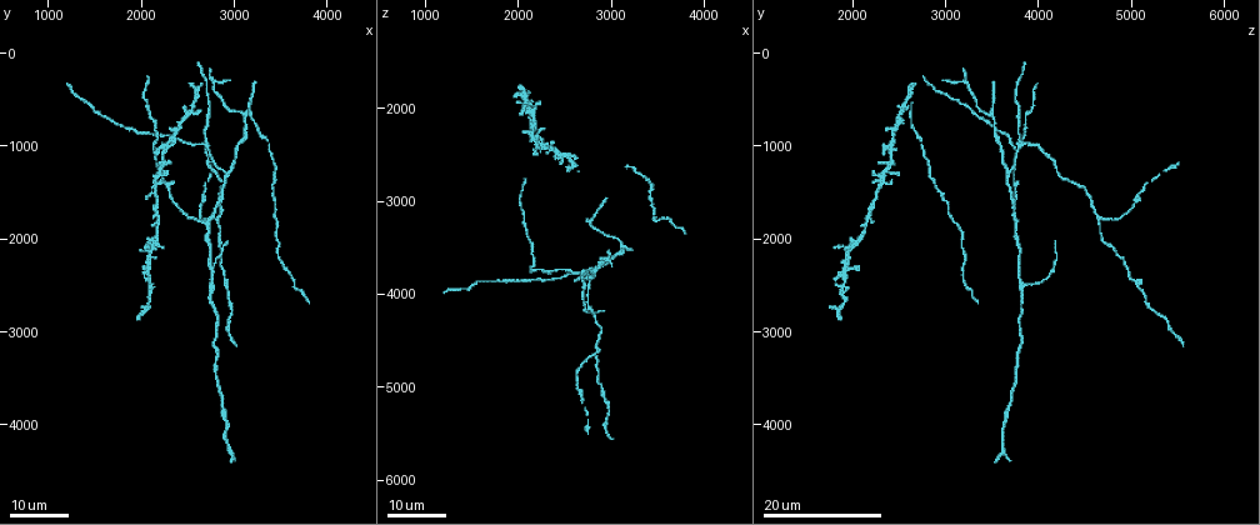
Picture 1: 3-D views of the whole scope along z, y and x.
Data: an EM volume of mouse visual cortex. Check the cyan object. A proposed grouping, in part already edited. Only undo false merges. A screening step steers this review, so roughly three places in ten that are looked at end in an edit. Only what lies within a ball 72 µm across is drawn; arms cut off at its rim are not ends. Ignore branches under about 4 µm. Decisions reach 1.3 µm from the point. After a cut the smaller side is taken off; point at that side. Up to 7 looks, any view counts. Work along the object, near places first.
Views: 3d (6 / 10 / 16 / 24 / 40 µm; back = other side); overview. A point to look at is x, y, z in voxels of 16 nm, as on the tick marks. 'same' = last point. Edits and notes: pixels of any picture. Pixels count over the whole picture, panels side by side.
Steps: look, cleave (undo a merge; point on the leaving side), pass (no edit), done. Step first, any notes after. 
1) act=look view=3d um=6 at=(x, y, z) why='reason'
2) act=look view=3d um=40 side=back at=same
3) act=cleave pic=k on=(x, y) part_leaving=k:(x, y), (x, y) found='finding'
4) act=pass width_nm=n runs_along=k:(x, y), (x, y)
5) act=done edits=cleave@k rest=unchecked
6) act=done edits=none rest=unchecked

act=look view=3d um=24 at=(2750, 2500, 3850) why='three arms meet'

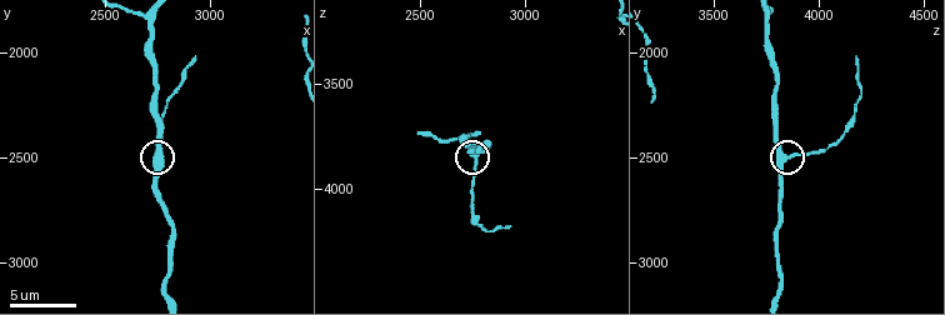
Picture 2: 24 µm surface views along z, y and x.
act=look view=3d um=6 at=(2760, 2500, 3860)

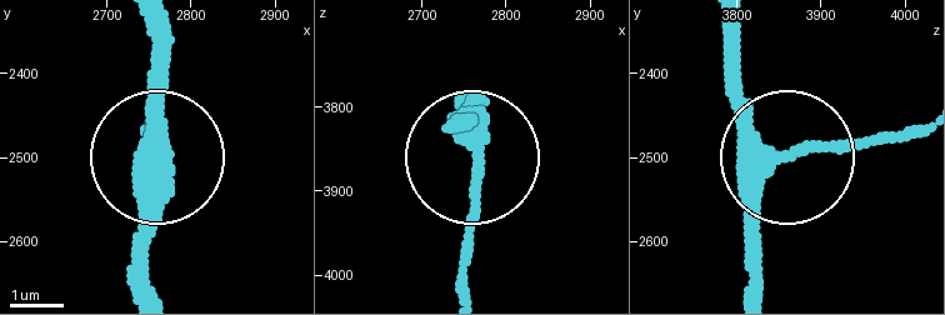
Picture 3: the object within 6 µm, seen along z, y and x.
act=pass width_nm=320 runs_along=3:(735, 23), (739, 103), (789, 153), (923, 135) found='one cell here'

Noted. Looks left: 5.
act=look view=3d um=16 at=(2800, 1750, 4650) why='arms part here'

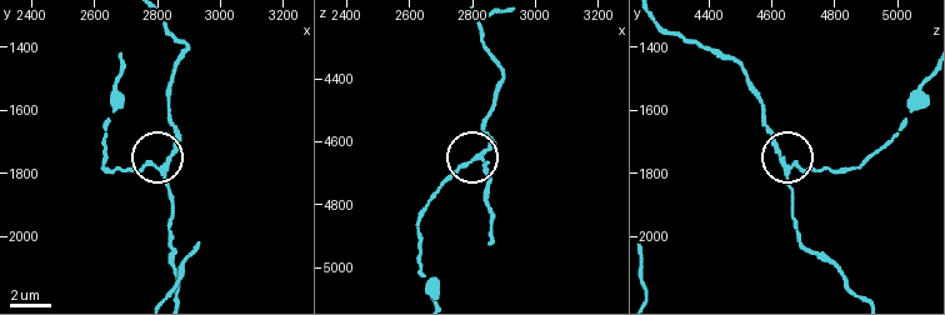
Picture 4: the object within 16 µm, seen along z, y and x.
act=look view=3d um=10 at=(2810, 1800, 4650) why='zoom in'

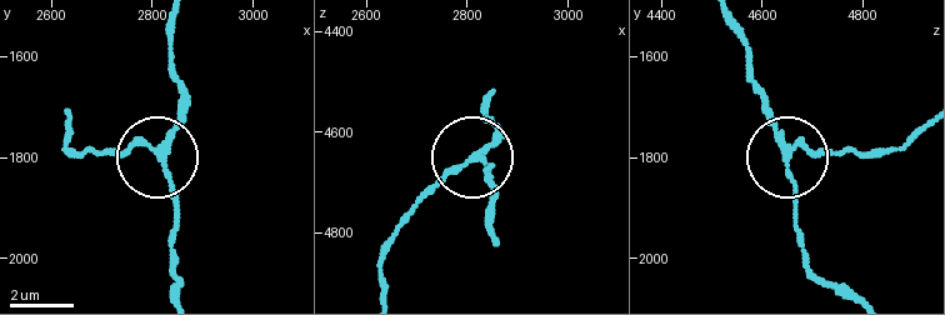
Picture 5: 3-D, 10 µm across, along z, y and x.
act=pass side_arm_um=21 runs_along=5:(729, 26), (741, 43), (750, 83), (783, 153), (846, 146) found='one cell here'

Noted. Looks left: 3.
act=look view=3d um=16 at=(2700, 1800, 3750) why='three-way junction'

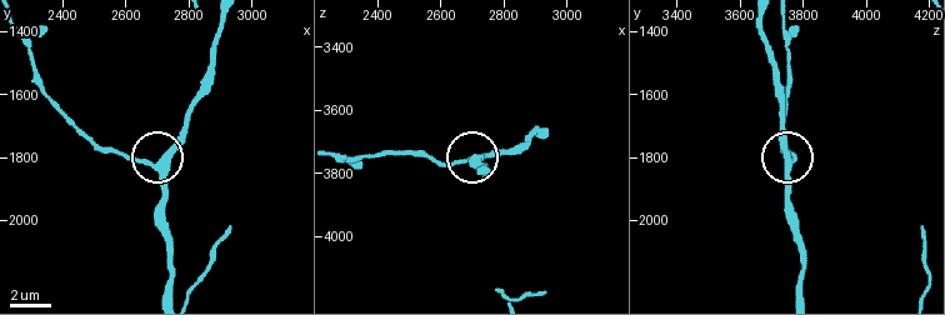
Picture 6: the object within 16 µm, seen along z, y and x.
act=look view=3d um=6 at=(2720, 1810, 3740)

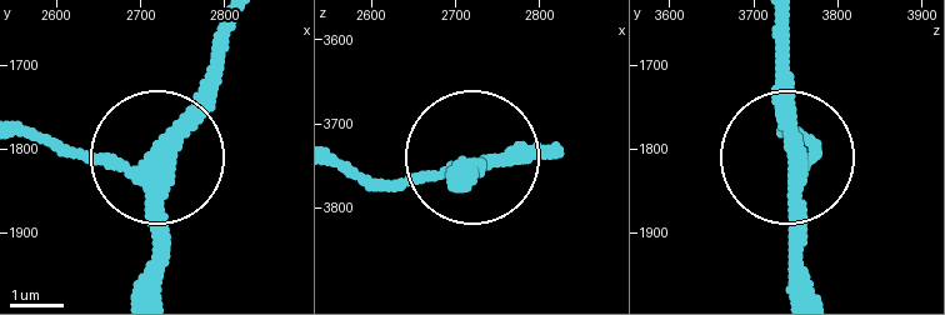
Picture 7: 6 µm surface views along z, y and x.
act=pass arms=3 found='continuous, no second cell'

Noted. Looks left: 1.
act=done edits=none rest=unchecked

